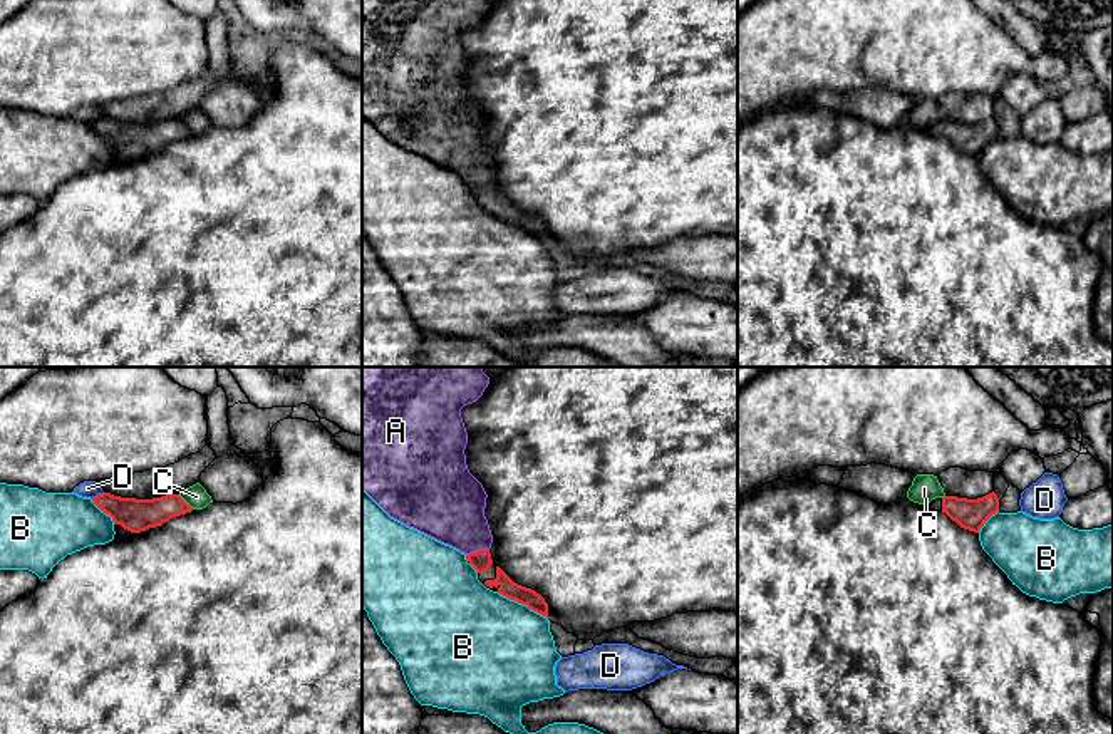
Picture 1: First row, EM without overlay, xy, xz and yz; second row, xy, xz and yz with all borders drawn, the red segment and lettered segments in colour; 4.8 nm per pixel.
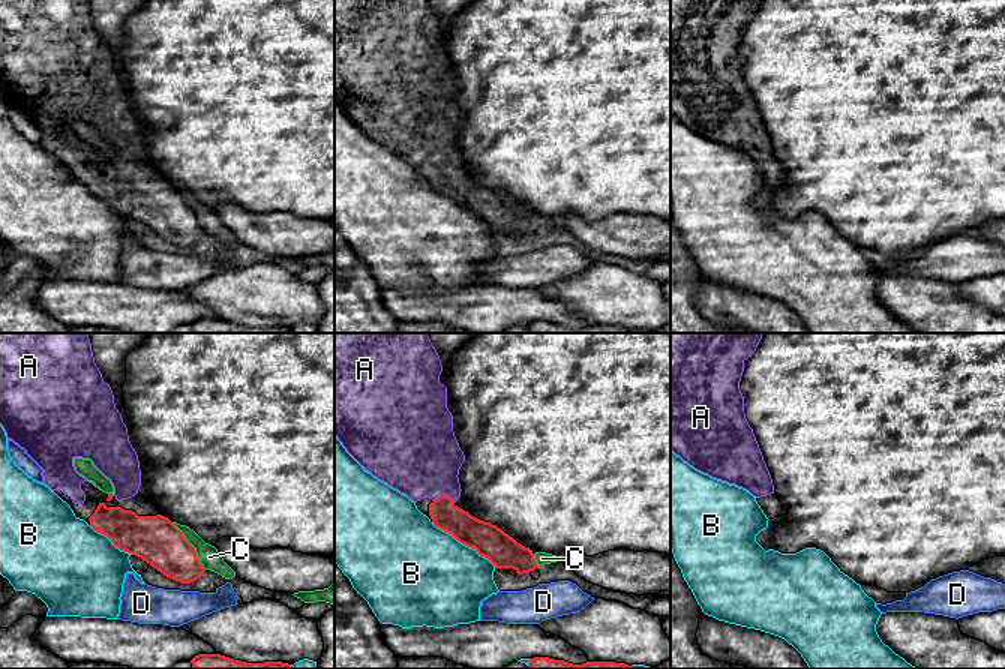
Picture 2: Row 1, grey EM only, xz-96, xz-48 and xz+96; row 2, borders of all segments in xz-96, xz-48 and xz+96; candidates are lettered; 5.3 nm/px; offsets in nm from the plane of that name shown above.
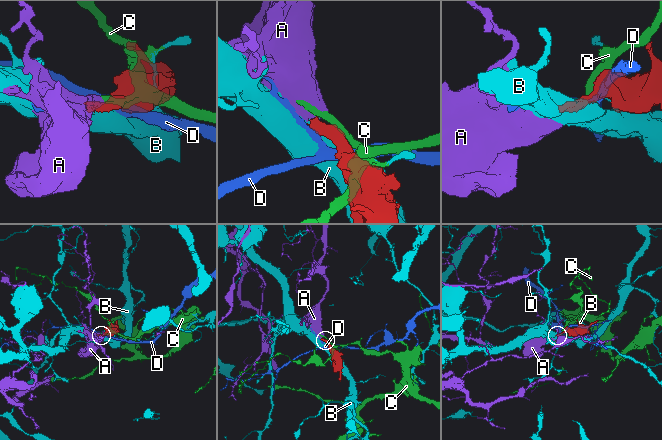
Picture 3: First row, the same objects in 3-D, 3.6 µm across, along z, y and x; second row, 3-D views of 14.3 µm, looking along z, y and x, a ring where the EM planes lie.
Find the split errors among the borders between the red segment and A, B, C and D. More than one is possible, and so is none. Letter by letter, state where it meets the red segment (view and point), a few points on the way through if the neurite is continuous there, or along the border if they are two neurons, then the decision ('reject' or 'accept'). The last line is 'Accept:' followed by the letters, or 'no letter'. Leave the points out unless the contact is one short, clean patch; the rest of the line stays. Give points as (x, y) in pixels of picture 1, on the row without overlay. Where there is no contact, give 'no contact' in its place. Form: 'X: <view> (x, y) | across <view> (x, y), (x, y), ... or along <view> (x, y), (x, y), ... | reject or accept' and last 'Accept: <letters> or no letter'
A: xz (476, 176) | across xz (481, 185), (476, 176), (473, 161), (450, 133) | accept
B: xz (522, 228) | reject
C: xy (185, 126) | reject
D: xy (98, 119) | reject
Accept: A

